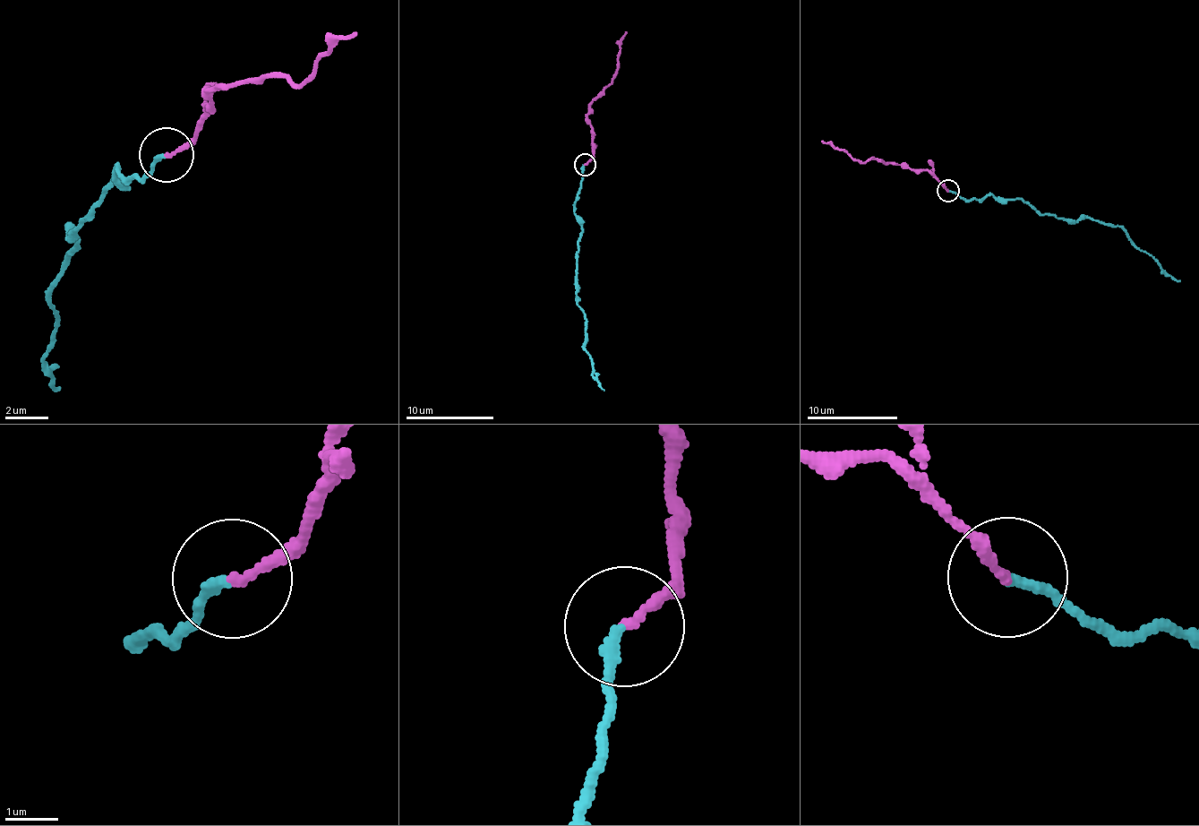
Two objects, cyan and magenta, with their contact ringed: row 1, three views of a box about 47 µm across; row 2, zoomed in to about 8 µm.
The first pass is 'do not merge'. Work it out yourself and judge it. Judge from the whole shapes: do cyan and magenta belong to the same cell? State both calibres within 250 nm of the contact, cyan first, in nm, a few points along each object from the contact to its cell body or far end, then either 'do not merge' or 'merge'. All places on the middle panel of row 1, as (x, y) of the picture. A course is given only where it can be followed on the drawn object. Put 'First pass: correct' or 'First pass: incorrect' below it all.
200 nm thick on the cyan side, 170 nm on the other; cyan runs (584, 164), (574, 212), (581, 238), (578, 307), (584, 312), (585, 346), (593, 375), (603, 391); magenta runs (584, 164), (593, 156), (590, 104), (615, 73), (619, 41), (627, 32); merge
First pass: incorrect

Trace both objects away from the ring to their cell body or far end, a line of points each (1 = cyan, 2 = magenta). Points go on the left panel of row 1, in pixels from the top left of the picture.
1: (165, 156), (139, 179), (115, 166), (91, 219), (68, 229), (76, 240), (54, 287), (44, 360), (57, 389)
2: (165, 156), (196, 133), (202, 106), (221, 85), (300, 83), (332, 42), (357, 30)

